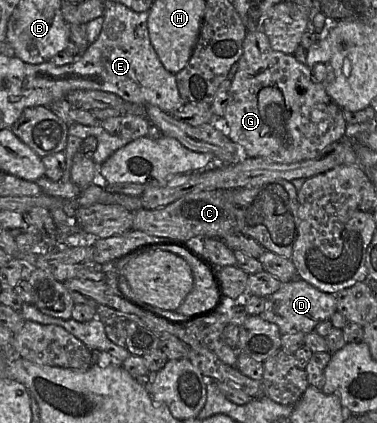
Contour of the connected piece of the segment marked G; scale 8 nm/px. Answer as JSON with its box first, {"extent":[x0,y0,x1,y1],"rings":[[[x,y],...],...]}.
{"extent":[223,29,347,163],"rings":[[[262,29],[247,30],[244,44],[243,53],[238,60],[238,70],[235,74],[231,88],[229,91],[229,103],[225,111],[225,120],[227,122],[223,132],[236,144],[243,148],[243,153],[248,158],[263,158],[275,163],[295,163],[308,159],[313,159],[321,154],[327,147],[344,139],[346,133],[347,122],[345,120],[342,109],[332,100],[327,94],[324,86],[320,83],[313,81],[311,69],[305,64],[296,59],[293,54],[284,53],[272,48],[270,41]]]}

